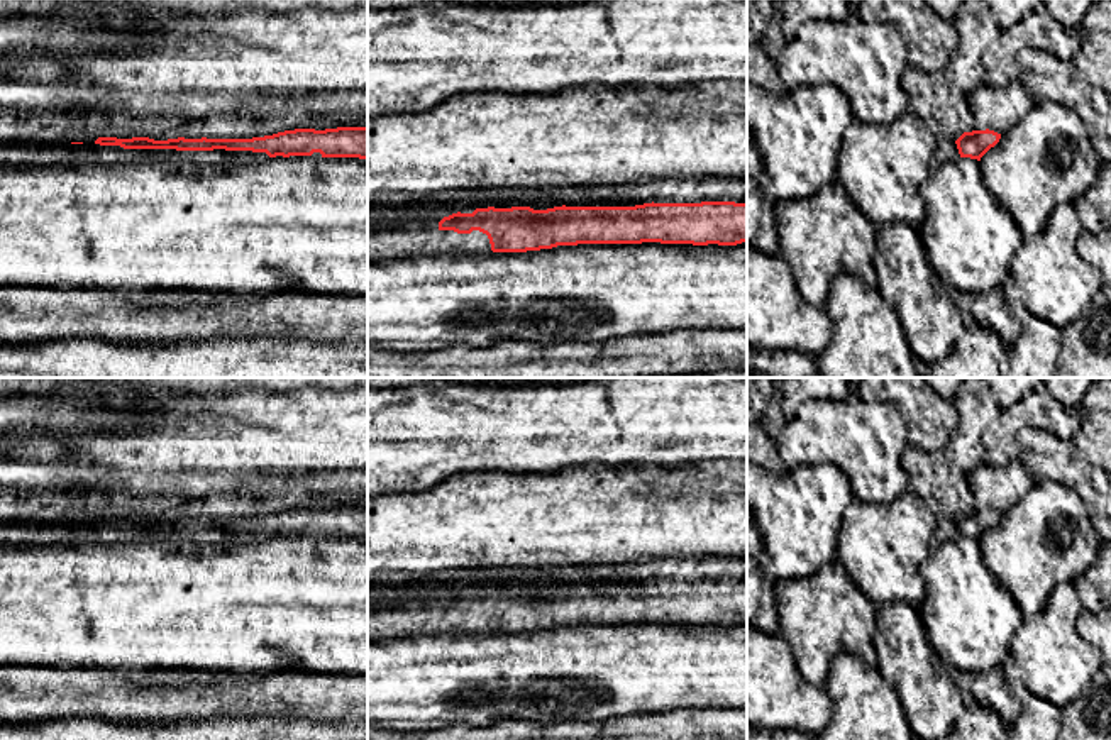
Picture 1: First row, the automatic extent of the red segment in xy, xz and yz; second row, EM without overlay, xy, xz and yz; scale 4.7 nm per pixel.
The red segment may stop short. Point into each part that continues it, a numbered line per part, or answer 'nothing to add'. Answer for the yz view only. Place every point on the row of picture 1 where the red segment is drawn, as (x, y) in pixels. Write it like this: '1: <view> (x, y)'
nothing to add

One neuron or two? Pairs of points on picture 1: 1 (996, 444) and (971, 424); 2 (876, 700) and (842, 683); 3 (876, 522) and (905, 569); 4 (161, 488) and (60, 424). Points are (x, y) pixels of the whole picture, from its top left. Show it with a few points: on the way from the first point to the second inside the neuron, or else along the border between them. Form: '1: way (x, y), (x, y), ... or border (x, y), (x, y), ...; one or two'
1: border (1001, 410), (983, 432), (984, 461); two
2: way (867, 700), (851, 686); one
3: way (876, 534), (876, 541), (893, 557); one
4: border (19, 434), (55, 436), (58, 439); two

